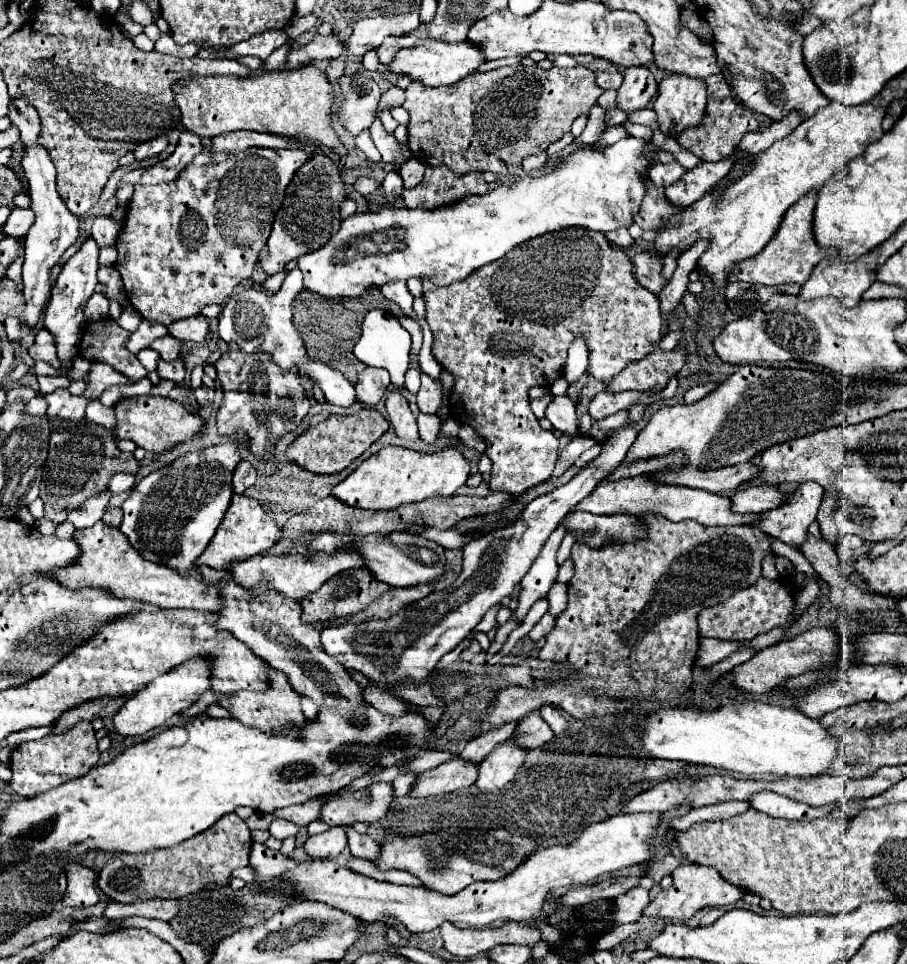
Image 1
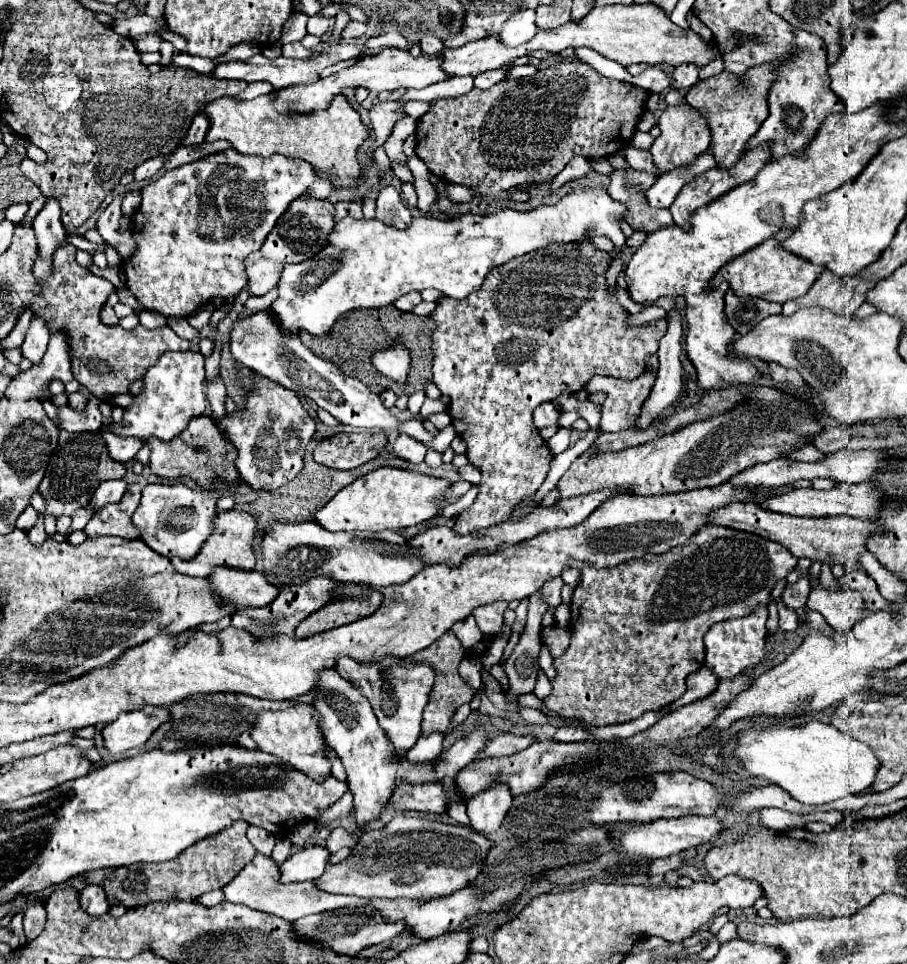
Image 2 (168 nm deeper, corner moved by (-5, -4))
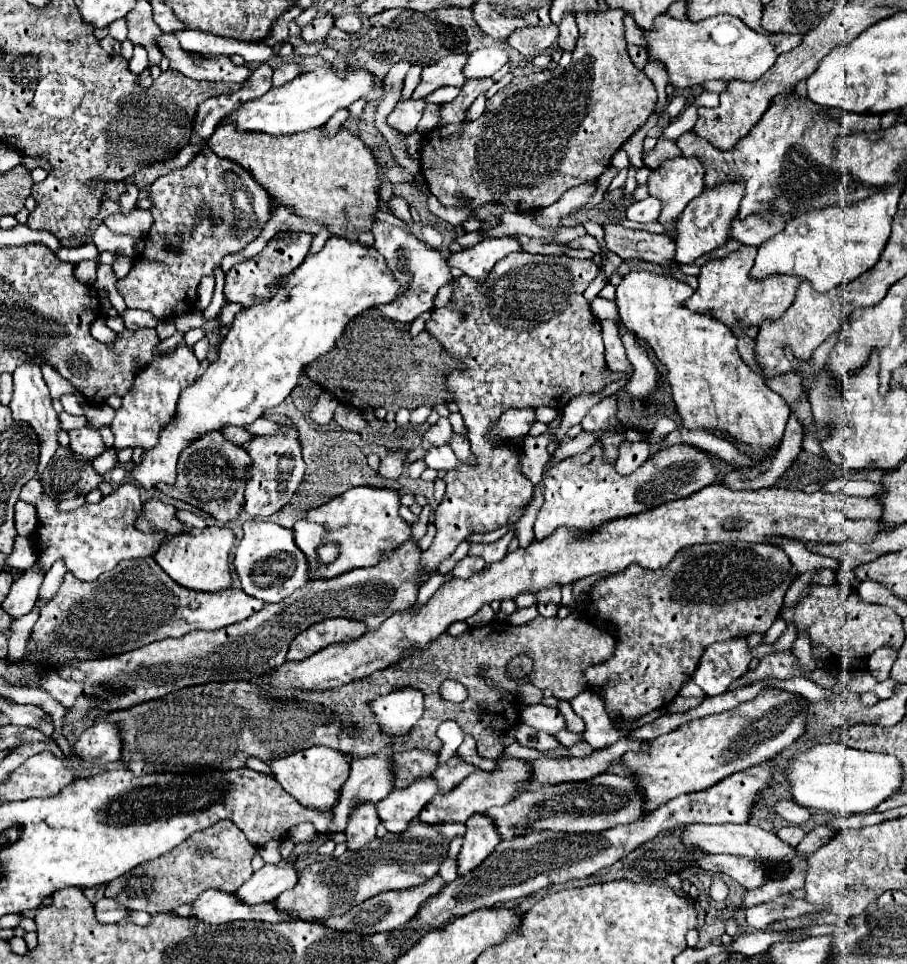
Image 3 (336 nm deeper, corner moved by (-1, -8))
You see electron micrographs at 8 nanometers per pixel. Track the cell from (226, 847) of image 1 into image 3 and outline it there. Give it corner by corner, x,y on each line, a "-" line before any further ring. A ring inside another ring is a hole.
219,821
205,831
193,833
169,853
149,863
141,863
137,869
131,869
117,881
105,885
105,897
121,901
121,905
135,911
141,909
151,915
167,913
179,905
191,903
193,897
199,897
205,889
219,889
225,893
239,889
253,875
251,859
255,853
257,849
231,821

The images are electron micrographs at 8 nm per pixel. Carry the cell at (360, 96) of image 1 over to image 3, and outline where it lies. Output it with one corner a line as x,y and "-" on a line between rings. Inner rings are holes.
413,99
399,101
393,113
389,115
387,123
401,133
413,133
419,119
423,117
423,109
425,109
425,101
413,101

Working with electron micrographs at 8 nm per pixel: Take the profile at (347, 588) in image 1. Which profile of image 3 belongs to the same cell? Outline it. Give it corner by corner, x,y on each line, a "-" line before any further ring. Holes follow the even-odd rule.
325,619
321,623
311,625
305,629
305,633
299,633
287,653
287,661
303,661
311,657
313,653
335,645
335,643
347,643
365,633
365,625
361,621
349,621
349,619

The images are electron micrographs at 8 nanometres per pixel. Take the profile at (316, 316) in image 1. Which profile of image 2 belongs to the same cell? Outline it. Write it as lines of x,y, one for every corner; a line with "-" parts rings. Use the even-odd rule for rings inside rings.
387,305
383,309
357,309
353,313
341,315
339,321
333,325
333,329
323,337
309,335
307,331
299,331
299,337
313,353
317,353
317,357
337,363
345,375
357,377
373,393
381,393
383,389
393,389
397,395
403,395
403,393
411,395
415,391
423,391
425,383
431,379
431,361
433,361
431,333
433,333
431,317
403,313
403,311
395,309
393,305
-
395,339
401,339
411,351
411,371
409,371
405,385
397,385
393,379
377,373
371,365
371,353
393,343

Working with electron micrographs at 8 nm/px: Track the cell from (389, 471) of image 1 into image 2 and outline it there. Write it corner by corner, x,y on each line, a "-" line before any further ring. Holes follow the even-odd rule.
385,465
341,489
321,511
315,513
315,521
329,531
397,531
439,515
445,505
443,495
451,487
453,483
447,479

